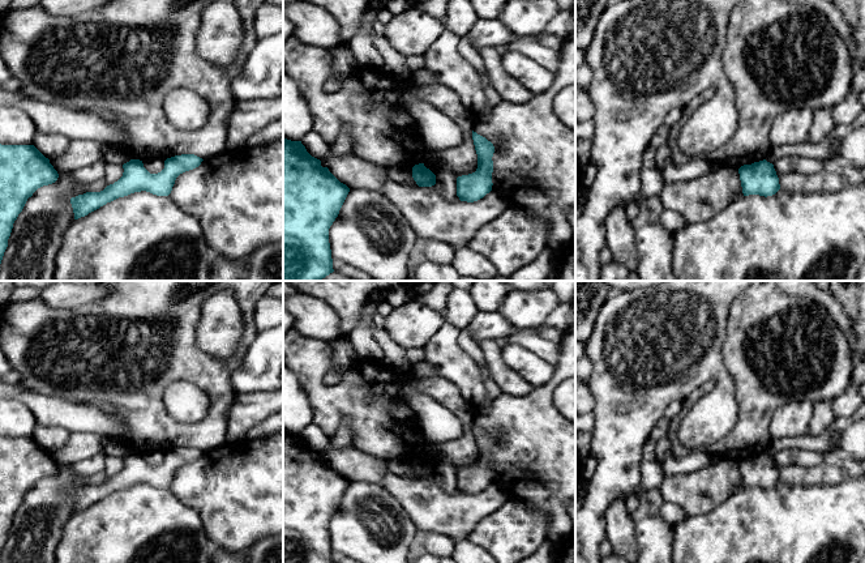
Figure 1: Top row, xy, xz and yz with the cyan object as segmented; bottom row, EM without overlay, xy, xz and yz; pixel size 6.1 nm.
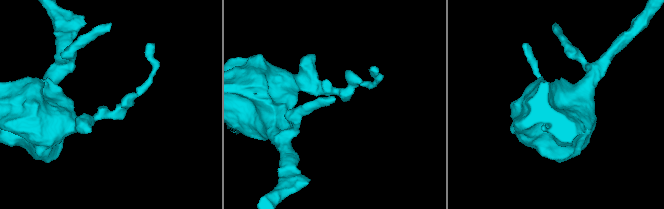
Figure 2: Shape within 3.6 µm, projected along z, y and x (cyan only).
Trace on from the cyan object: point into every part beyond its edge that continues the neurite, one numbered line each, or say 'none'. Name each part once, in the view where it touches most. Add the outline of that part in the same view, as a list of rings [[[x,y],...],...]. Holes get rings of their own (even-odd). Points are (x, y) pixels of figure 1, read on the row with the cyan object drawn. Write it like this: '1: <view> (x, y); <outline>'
none

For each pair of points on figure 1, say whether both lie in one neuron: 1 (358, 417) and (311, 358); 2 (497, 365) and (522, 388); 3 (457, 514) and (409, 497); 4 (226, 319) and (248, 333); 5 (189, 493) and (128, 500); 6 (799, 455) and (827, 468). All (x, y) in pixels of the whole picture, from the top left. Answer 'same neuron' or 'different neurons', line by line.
1: same neuron
2: same neuron
3: same neuron
4: different neurons
5: different neurons
6: different neurons

